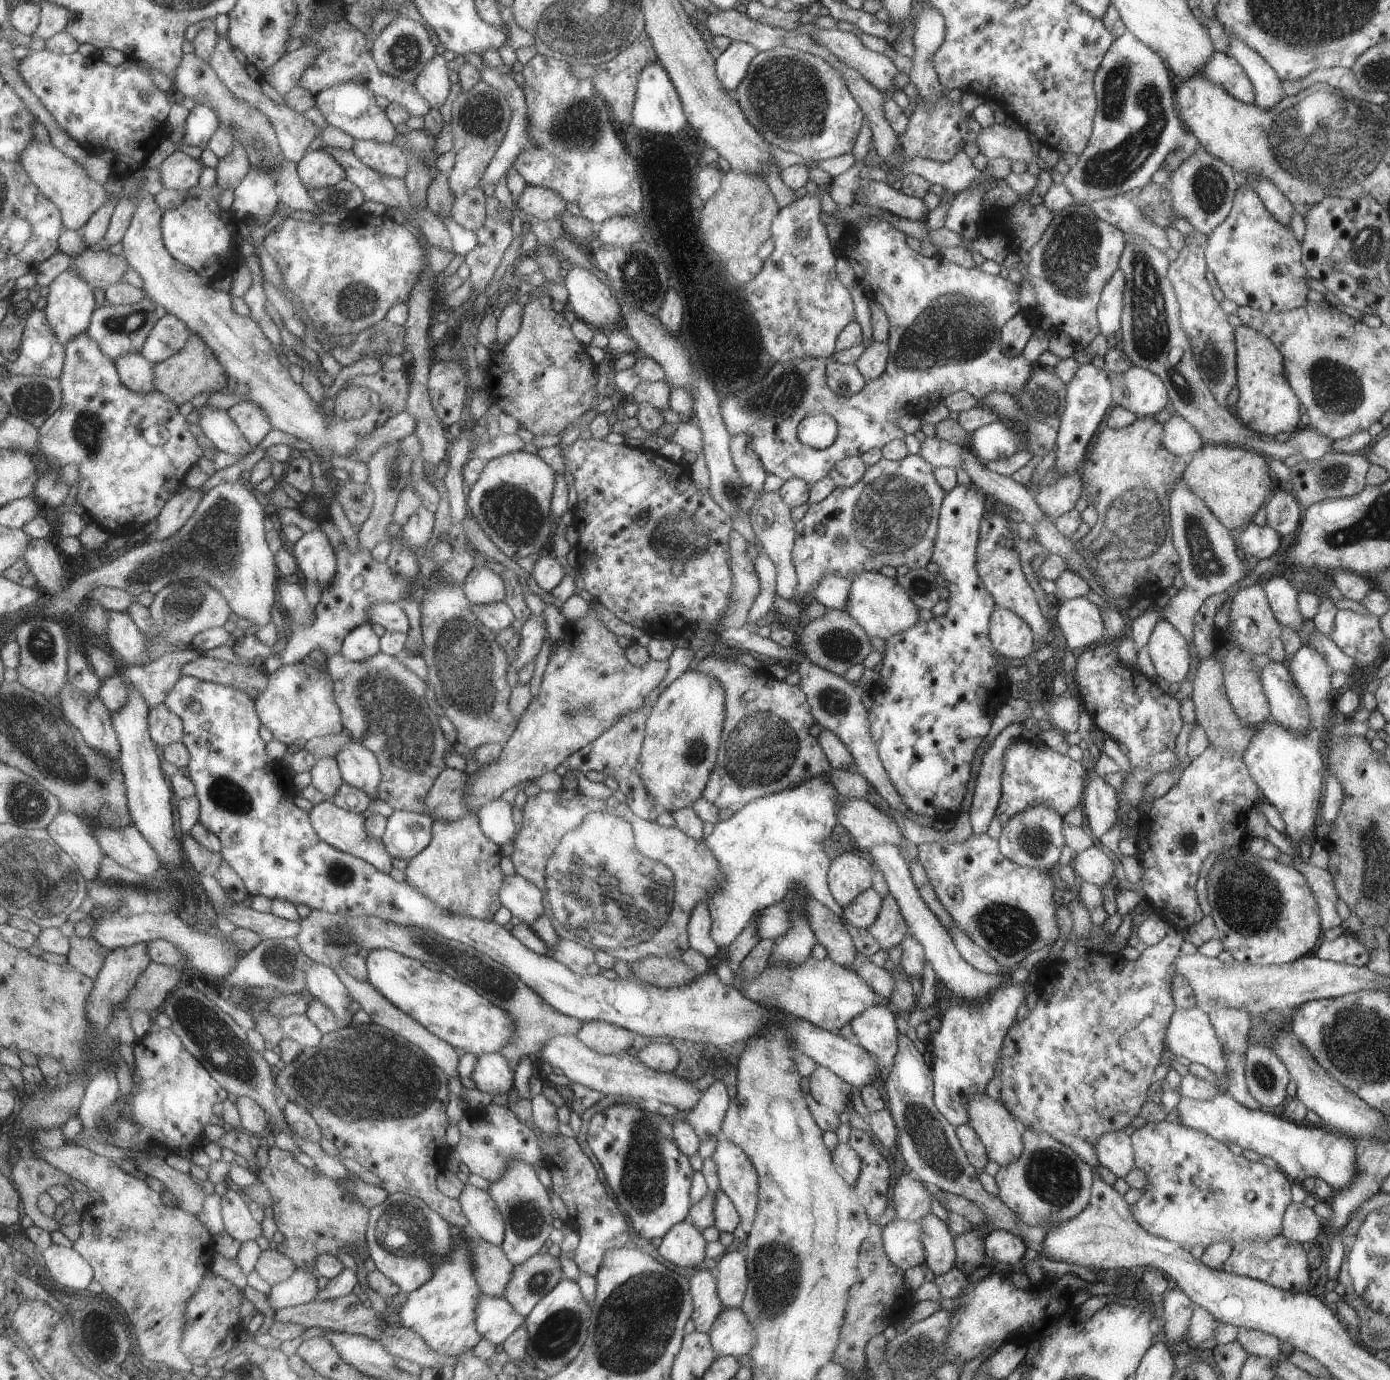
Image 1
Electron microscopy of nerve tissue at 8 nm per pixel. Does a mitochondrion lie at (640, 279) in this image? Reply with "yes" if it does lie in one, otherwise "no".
yes

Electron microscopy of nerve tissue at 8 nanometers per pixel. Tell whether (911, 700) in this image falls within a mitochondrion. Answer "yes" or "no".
no

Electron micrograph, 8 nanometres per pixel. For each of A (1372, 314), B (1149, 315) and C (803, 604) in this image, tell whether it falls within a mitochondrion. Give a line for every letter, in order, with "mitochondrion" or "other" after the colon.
A: other
B: mitochondrion
C: other

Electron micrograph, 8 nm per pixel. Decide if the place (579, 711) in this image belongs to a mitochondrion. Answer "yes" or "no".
yes

